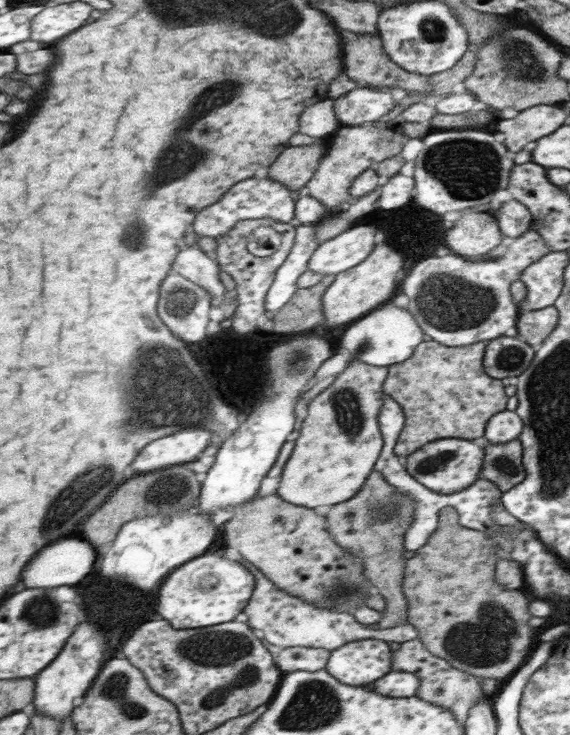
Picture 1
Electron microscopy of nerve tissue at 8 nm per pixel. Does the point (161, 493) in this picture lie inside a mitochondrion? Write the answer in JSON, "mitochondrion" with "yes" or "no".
{"mitochondrion":"yes"}

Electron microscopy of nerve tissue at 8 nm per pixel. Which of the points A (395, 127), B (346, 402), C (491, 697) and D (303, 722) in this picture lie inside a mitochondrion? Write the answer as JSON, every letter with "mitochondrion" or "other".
{"A":"other","B":"mitochondrion","C":"other","D":"mitochondrion"}

